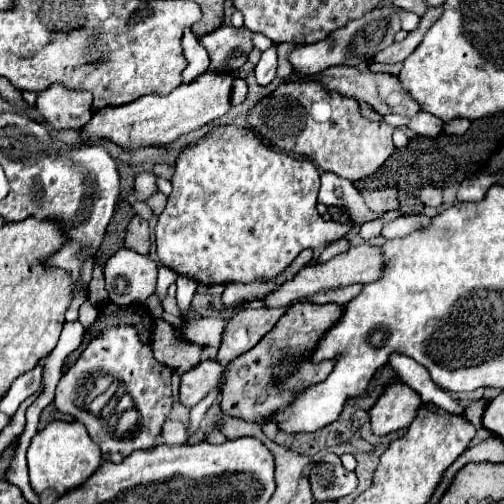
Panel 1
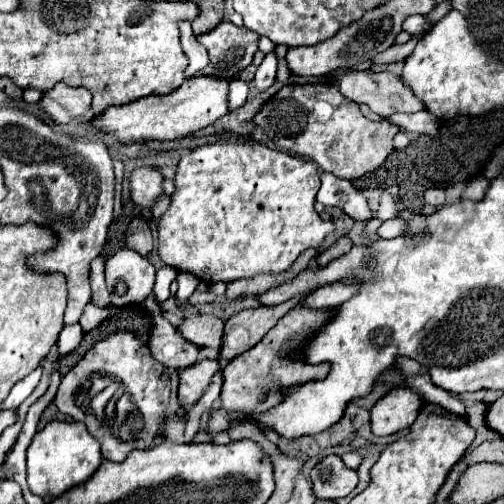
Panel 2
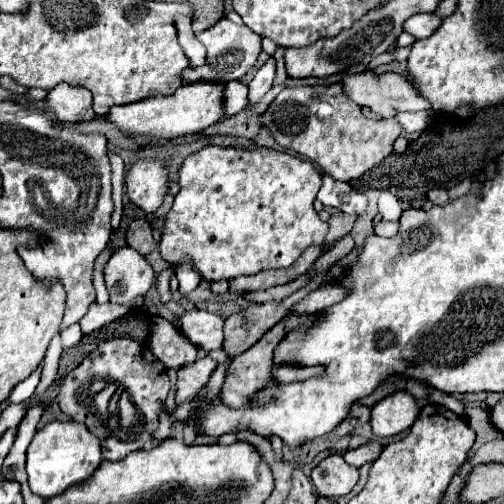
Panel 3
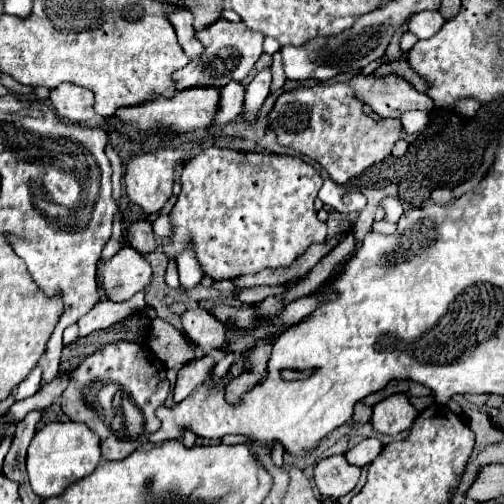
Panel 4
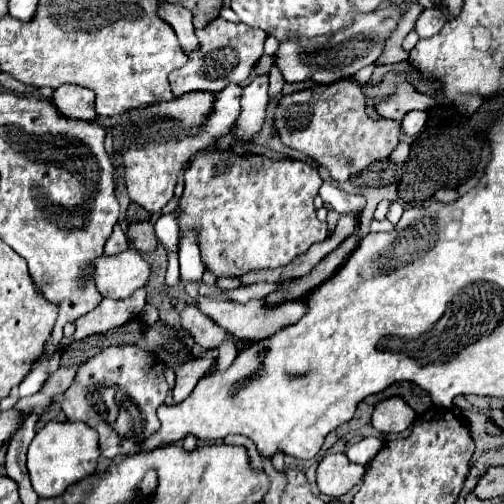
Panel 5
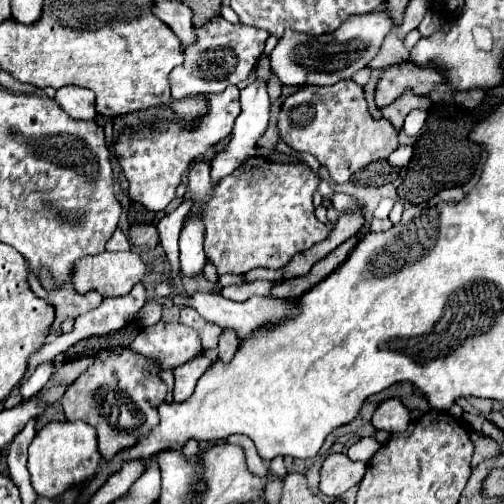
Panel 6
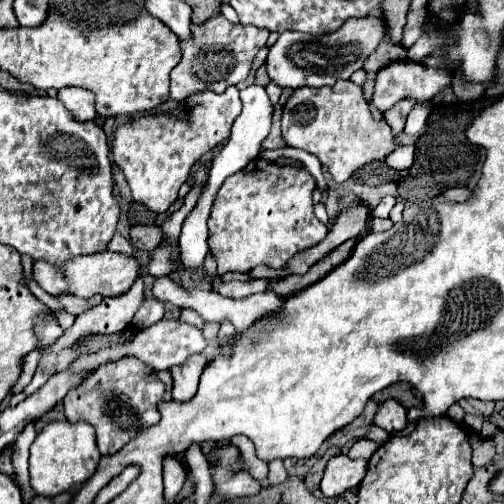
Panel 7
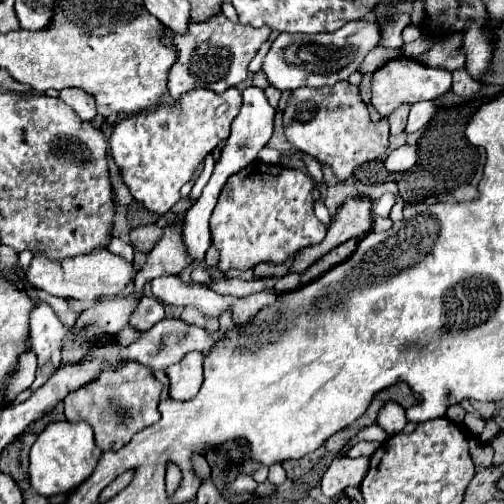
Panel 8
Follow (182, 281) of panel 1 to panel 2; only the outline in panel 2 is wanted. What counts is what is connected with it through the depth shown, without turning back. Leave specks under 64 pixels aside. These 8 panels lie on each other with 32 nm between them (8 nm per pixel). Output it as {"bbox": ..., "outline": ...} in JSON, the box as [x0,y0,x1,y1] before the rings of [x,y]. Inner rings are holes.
{"bbox":[176,272,200,304],"outline":[[[178,272],[178,292],[176,298],[180,304],[184,304],[188,300],[188,296],[196,290],[196,286],[200,284],[200,280],[192,274],[192,272]]]}

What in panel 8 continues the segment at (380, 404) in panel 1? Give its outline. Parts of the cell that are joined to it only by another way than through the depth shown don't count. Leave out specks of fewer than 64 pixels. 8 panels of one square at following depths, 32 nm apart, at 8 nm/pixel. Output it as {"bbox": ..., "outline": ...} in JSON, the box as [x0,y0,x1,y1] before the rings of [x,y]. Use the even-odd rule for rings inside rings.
{"bbox":[376,402,408,436],"outline":[[[386,402],[384,408],[380,410],[376,422],[378,422],[380,428],[384,428],[384,432],[386,432],[388,436],[394,436],[394,434],[402,432],[402,428],[406,426],[408,420],[406,420],[404,408],[402,408],[400,404],[396,404],[396,402]]]}

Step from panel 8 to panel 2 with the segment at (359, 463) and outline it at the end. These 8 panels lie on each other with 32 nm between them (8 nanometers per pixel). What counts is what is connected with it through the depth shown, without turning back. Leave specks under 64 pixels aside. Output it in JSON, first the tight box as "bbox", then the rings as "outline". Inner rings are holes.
{"bbox":[310,454,358,500],"outline":[[[330,454],[330,456],[324,456],[312,468],[310,480],[314,484],[316,498],[336,500],[336,498],[348,496],[356,488],[358,474],[356,474],[356,470],[348,468],[340,456]]]}

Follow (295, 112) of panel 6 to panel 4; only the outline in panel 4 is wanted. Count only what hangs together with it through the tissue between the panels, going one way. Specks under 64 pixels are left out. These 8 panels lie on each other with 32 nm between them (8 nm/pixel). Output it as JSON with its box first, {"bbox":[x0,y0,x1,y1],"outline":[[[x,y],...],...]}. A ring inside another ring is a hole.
{"bbox":[270,84,402,184],"outline":[[[318,84],[314,88],[296,88],[278,96],[270,114],[270,128],[276,132],[282,146],[312,158],[318,166],[328,170],[334,182],[344,184],[352,176],[362,174],[368,166],[390,156],[402,132],[400,120],[376,122],[362,112],[362,106],[364,104],[356,98],[350,84]],[[326,108],[328,116],[322,114]]]}

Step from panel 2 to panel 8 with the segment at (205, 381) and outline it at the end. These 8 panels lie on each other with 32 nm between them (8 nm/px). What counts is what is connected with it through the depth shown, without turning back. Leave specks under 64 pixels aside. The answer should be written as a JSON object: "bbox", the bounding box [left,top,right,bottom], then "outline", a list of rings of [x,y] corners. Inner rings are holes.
{"bbox":[164,352,204,400],"outline":[[[190,352],[186,354],[178,364],[168,366],[164,372],[170,380],[170,396],[176,400],[188,400],[194,398],[202,386],[202,362],[204,354],[202,352]]]}

